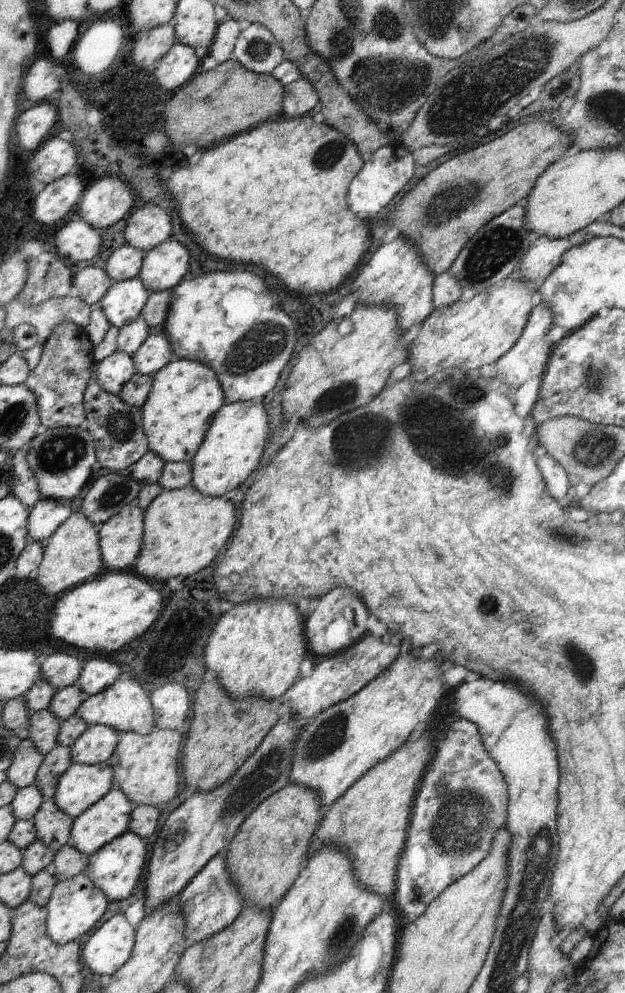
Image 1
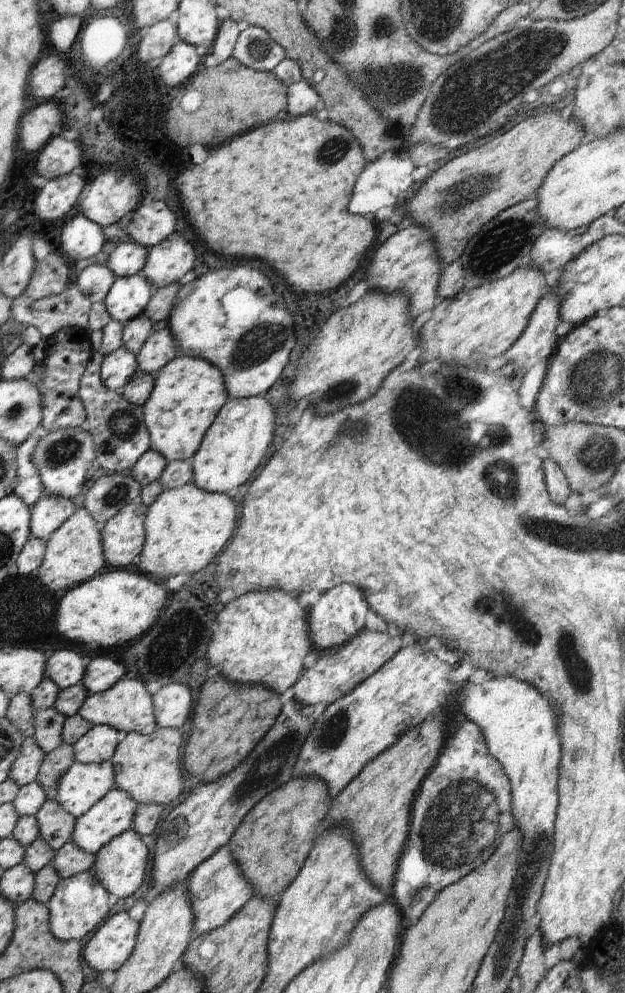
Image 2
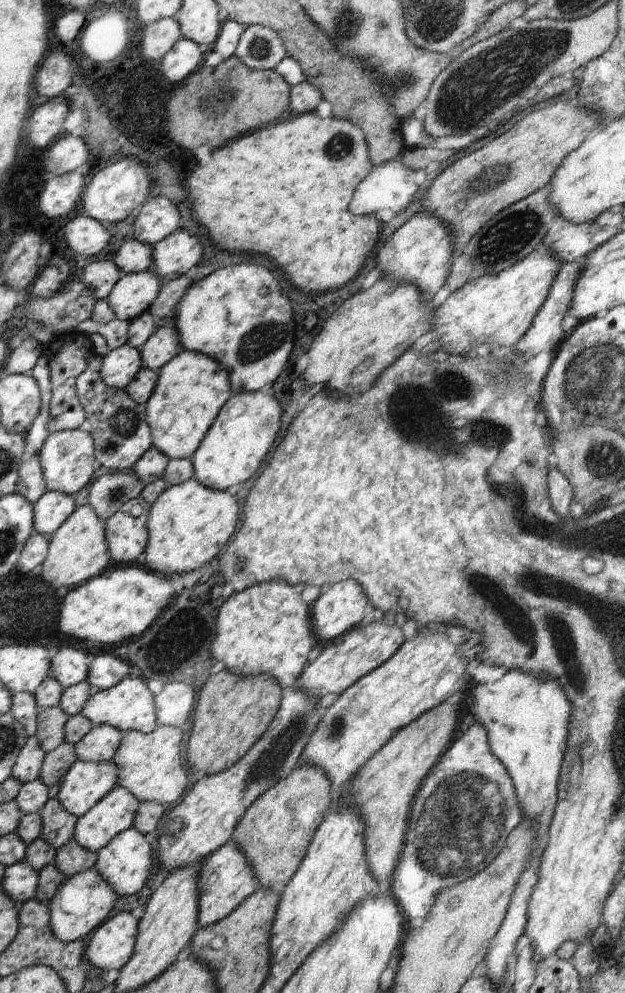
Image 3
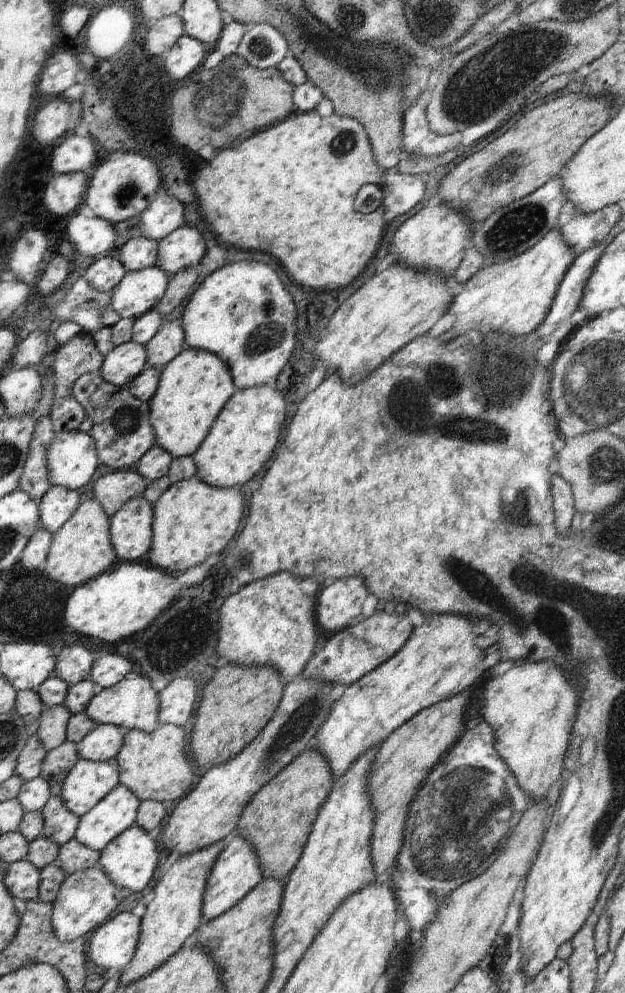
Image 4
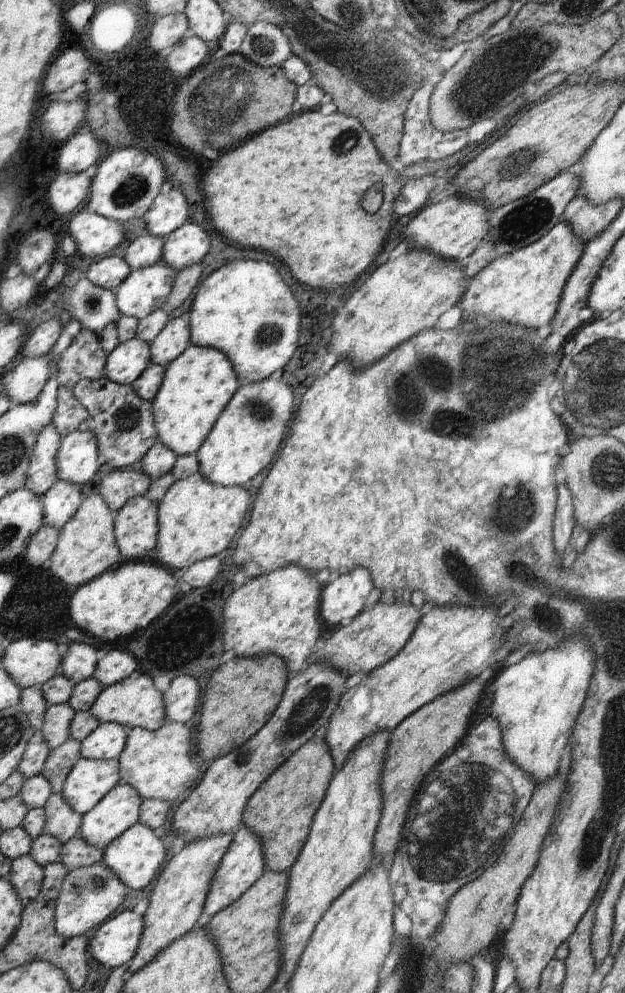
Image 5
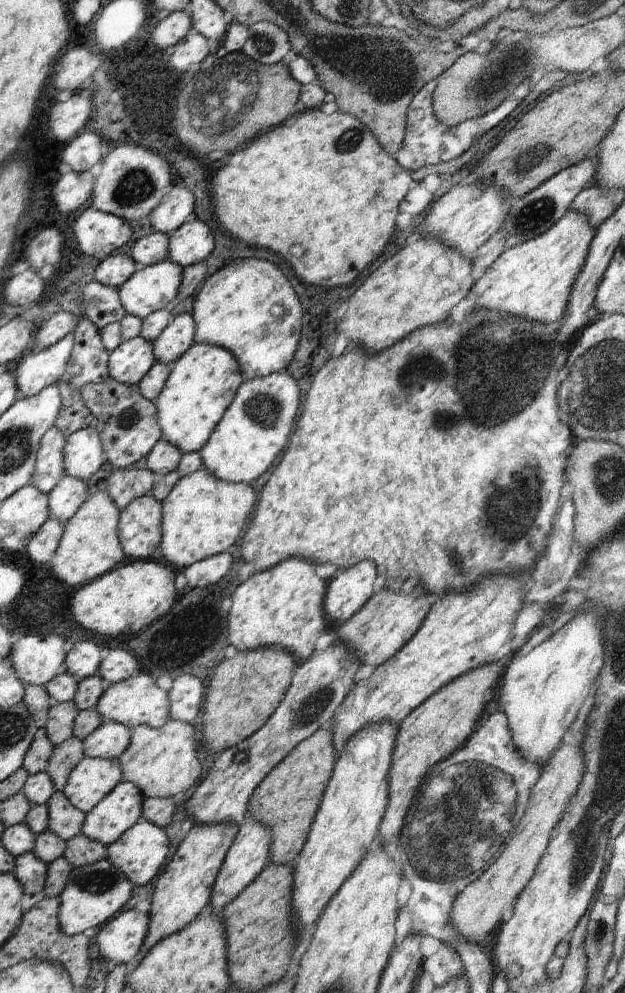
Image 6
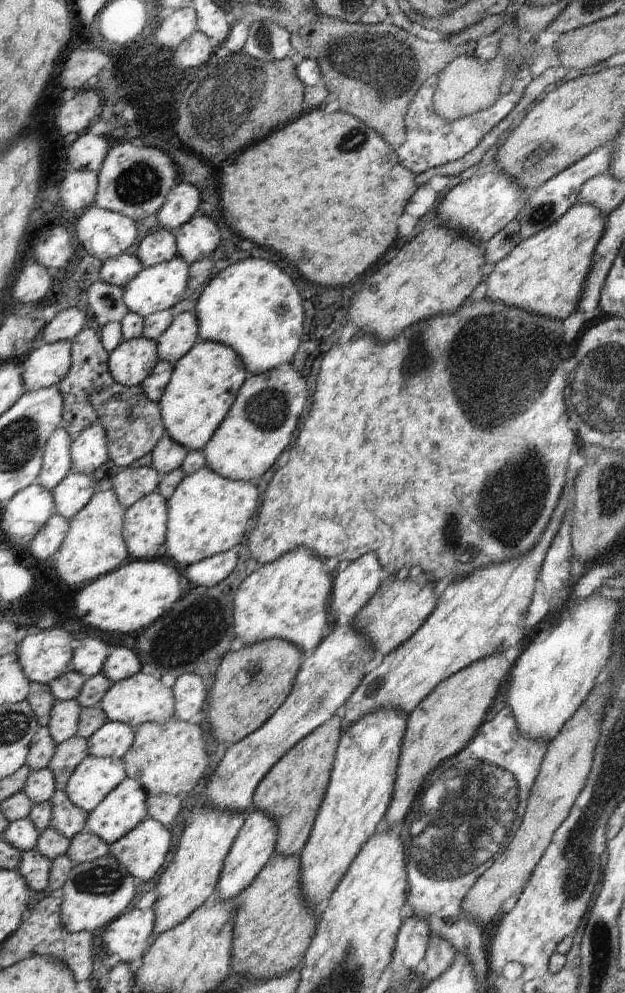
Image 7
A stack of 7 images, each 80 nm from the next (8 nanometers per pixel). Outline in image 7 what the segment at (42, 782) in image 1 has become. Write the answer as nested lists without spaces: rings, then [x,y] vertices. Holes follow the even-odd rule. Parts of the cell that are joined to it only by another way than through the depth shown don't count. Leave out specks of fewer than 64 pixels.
[[[78,734],[56,745],[47,767],[53,772],[58,790],[65,790],[70,775],[88,755],[87,739]]]

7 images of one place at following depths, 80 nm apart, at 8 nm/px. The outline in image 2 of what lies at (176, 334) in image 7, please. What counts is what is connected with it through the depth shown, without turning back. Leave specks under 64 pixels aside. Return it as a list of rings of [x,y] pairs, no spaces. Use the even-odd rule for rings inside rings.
[[[169,328],[155,330],[144,346],[137,352],[138,369],[148,374],[156,374],[180,353]]]

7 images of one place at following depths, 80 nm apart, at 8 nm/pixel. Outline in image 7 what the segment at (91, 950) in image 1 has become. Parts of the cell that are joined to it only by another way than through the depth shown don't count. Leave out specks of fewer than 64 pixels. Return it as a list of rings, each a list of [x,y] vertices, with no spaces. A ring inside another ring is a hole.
[[[152,908],[125,912],[108,923],[102,935],[103,946],[108,954],[118,956],[122,963],[140,962],[149,949],[154,923]]]

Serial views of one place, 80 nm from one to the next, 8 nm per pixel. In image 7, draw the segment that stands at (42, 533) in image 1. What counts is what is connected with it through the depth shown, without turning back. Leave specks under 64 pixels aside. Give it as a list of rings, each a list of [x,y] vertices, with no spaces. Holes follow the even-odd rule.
[[[68,473],[52,490],[58,515],[71,519],[94,494],[95,479],[92,475]]]

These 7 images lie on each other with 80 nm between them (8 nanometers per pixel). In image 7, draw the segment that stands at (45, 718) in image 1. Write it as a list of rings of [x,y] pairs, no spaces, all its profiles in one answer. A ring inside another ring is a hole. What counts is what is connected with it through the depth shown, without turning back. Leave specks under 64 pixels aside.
[[[77,699],[71,701],[55,701],[50,711],[47,727],[56,744],[68,740],[77,734],[80,713],[83,708]]]

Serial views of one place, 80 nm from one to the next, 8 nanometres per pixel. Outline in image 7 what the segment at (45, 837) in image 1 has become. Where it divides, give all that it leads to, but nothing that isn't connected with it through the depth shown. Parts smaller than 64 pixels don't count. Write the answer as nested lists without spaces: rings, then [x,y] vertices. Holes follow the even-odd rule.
[[[56,789],[49,801],[52,805],[50,827],[63,834],[68,840],[83,832],[89,812],[72,804],[65,790]]]

